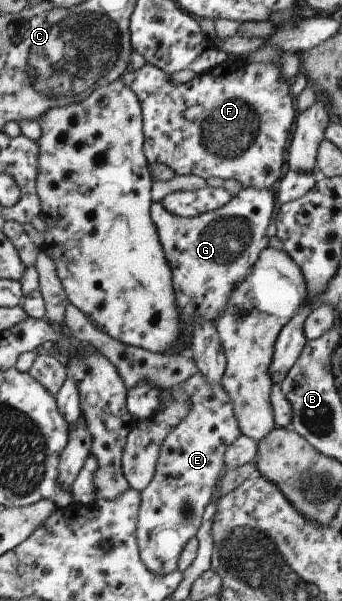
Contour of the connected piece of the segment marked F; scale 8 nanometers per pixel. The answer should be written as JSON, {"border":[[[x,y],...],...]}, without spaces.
{"border":[[[228,59],[208,74],[195,76],[188,83],[175,85],[170,74],[150,63],[139,69],[130,68],[120,79],[140,100],[144,143],[143,150],[151,165],[168,165],[176,176],[195,174],[202,179],[220,177],[239,181],[244,188],[272,189],[284,165],[284,151],[292,124],[297,116],[296,99],[291,93],[292,81],[280,73],[276,63],[250,63]]]}

